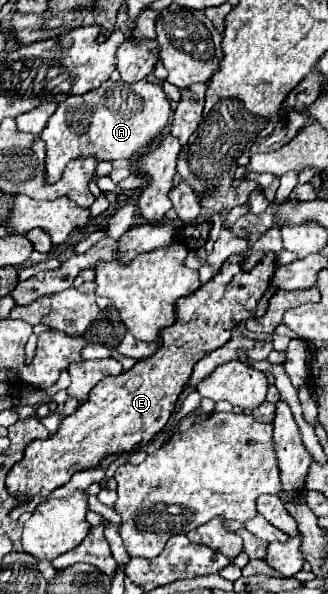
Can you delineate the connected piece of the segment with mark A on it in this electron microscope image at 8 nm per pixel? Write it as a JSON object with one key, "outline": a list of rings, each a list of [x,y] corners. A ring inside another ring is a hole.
{"outline":[[[142,79],[136,83],[124,81],[104,81],[98,89],[84,95],[72,95],[58,103],[56,113],[50,117],[46,129],[42,131],[42,141],[46,143],[46,181],[54,183],[62,177],[68,161],[94,155],[100,161],[130,159],[132,155],[146,149],[164,129],[170,117],[170,99],[166,97],[160,83]]]}

